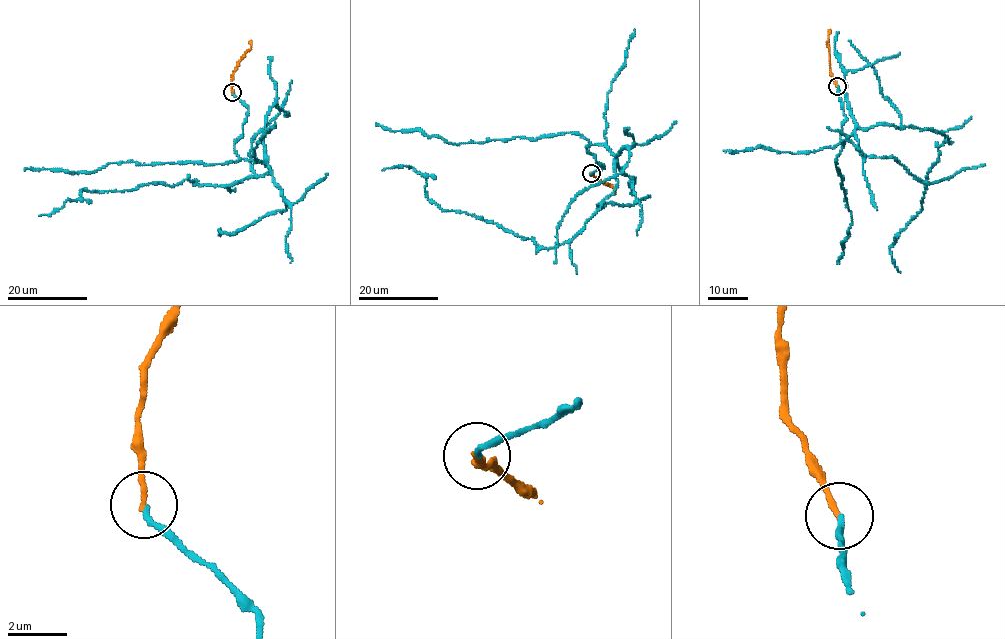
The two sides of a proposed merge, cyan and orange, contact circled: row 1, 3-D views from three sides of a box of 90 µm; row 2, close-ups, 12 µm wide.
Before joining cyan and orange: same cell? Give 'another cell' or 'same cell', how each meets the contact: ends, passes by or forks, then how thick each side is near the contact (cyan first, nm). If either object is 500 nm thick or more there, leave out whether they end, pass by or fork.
same cell; cyan ends there; orange ends there; 180 nm thick on the cyan side, 180 nm on the other

